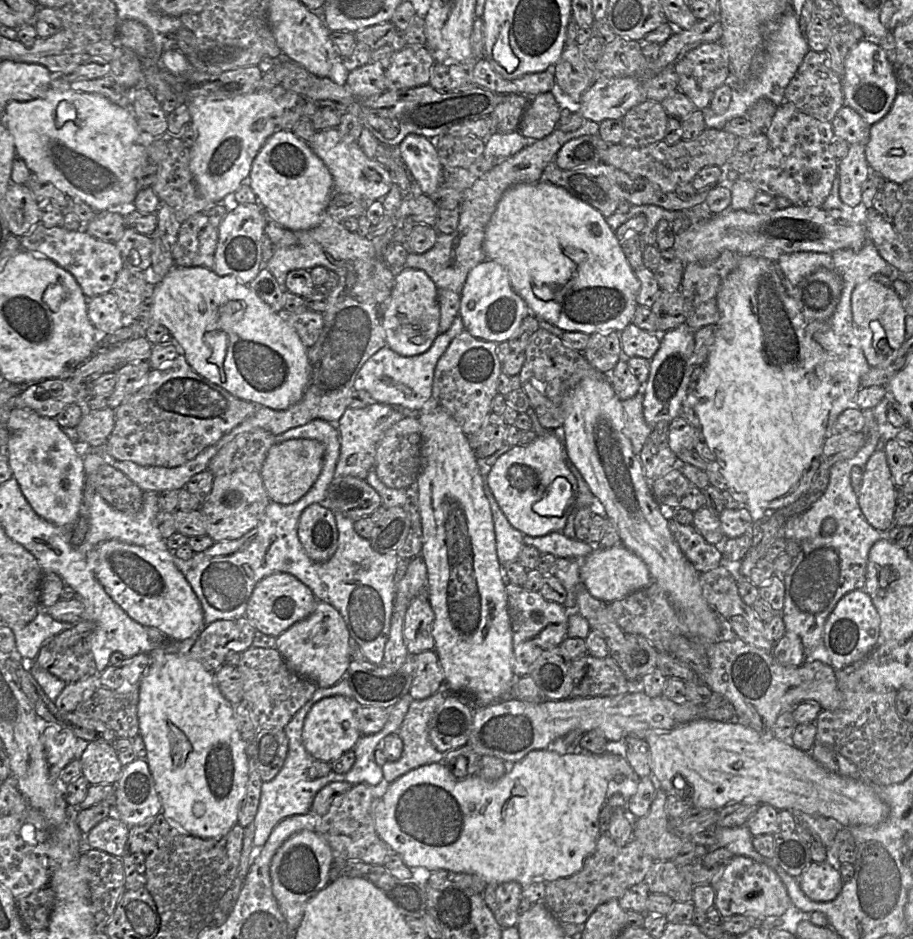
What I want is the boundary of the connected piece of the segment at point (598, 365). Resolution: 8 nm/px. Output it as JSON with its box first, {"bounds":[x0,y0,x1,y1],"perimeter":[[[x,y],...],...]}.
{"bounds":[581,332,623,375],"perimeter":[[[597,332],[591,334],[586,348],[581,353],[595,369],[609,375],[623,357],[620,332]]]}

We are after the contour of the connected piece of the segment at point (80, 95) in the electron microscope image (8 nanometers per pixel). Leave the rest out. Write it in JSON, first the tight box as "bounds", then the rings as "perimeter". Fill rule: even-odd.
{"bounds":[3,87,148,215],"perimeter":[[[50,87],[41,98],[28,102],[8,102],[3,123],[13,137],[16,155],[41,182],[53,184],[68,198],[79,199],[96,212],[114,210],[123,215],[127,210],[136,209],[134,200],[138,188],[135,172],[148,160],[148,153],[142,143],[137,120],[127,108],[101,94],[73,89],[59,91]]]}

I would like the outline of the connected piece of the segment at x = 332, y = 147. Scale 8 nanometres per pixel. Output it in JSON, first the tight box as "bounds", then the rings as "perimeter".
{"bounds":[308,128,392,202],"perimeter":[[[337,128],[317,131],[308,144],[329,169],[334,191],[353,194],[366,202],[382,200],[389,192],[392,186],[390,171],[375,159],[366,156],[357,142],[346,141]]]}

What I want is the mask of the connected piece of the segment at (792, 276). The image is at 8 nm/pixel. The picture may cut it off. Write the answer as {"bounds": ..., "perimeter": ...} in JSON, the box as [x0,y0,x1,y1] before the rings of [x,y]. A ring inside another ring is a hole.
{"bounds":[779,252,834,286],"perimeter":[[[795,252],[780,254],[779,269],[793,286],[818,269],[834,270],[832,254],[822,252]]]}

